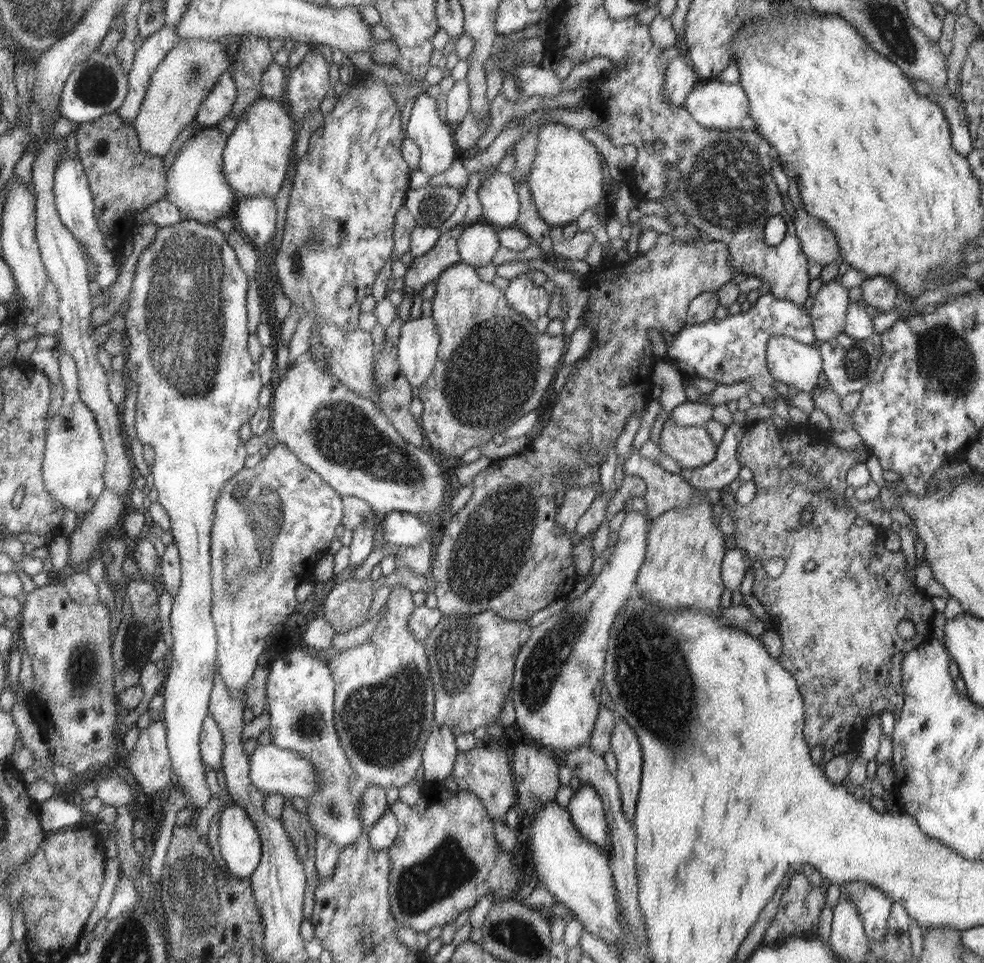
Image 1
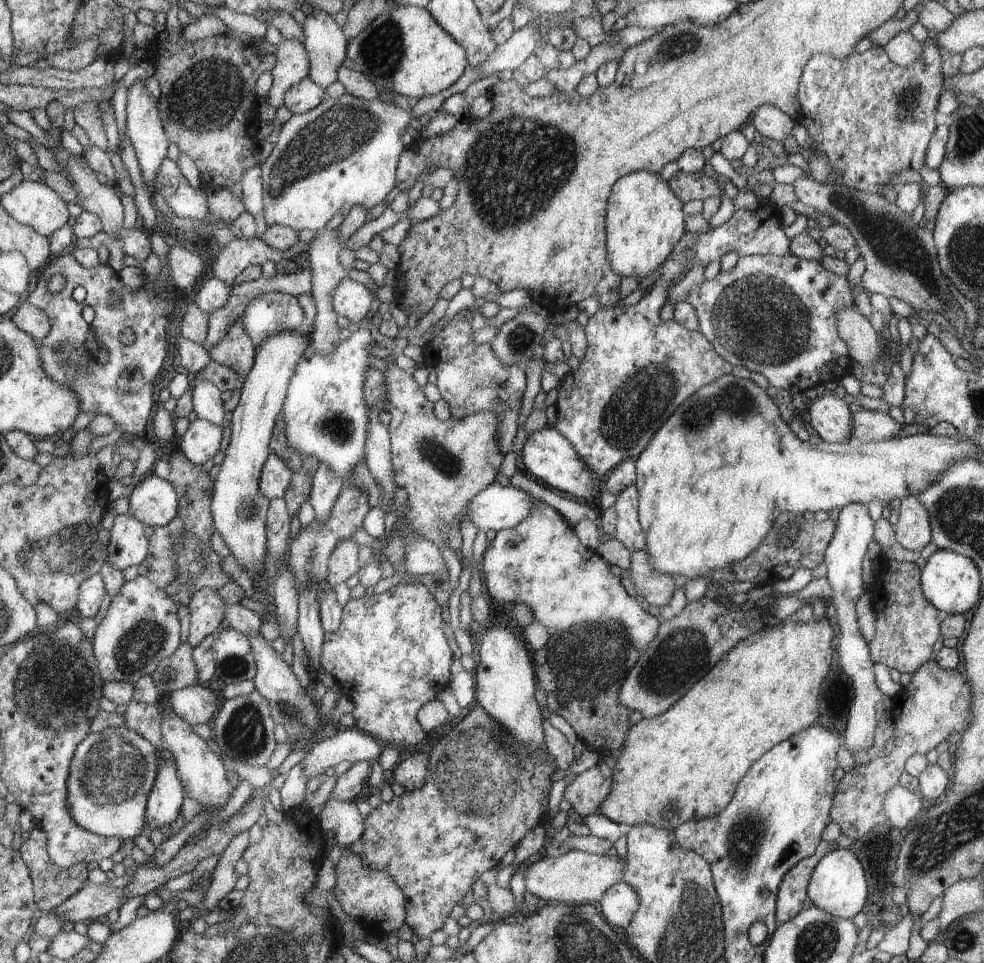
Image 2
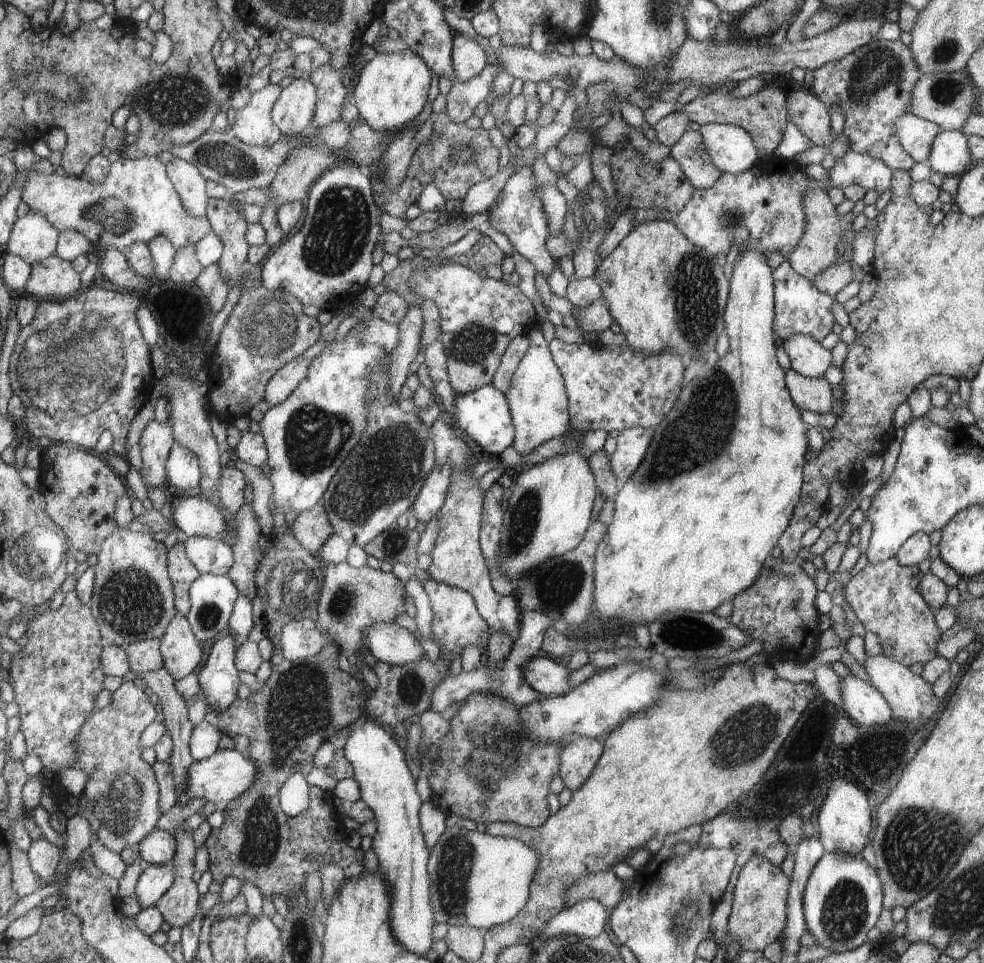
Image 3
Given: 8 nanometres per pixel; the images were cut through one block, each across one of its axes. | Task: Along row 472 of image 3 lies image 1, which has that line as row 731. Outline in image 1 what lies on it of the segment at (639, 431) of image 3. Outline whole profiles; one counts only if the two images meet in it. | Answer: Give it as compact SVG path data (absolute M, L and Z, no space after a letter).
M617 717L617 726L612 736L612 752L617 760L616 780L619 782L619 791L622 811L626 813L626 820L633 821L637 811L637 798L640 797L641 770L644 764L641 743L633 727L630 728L624 720Z

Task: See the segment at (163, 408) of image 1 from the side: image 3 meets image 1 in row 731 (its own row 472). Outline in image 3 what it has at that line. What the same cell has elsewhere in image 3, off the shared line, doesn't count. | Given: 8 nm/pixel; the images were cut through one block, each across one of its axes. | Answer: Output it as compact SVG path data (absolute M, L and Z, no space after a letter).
M184 446L173 447L173 450L169 452L165 469L168 473L170 492L182 493L200 484L202 473L198 458L194 452L190 452Z

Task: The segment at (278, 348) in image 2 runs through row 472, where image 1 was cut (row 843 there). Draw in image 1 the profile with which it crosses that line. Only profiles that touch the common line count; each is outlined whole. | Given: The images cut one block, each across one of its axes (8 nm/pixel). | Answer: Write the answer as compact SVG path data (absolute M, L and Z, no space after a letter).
M231 803L226 806L218 820L220 854L226 862L229 874L242 880L253 877L261 864L261 836L257 827L242 806Z

